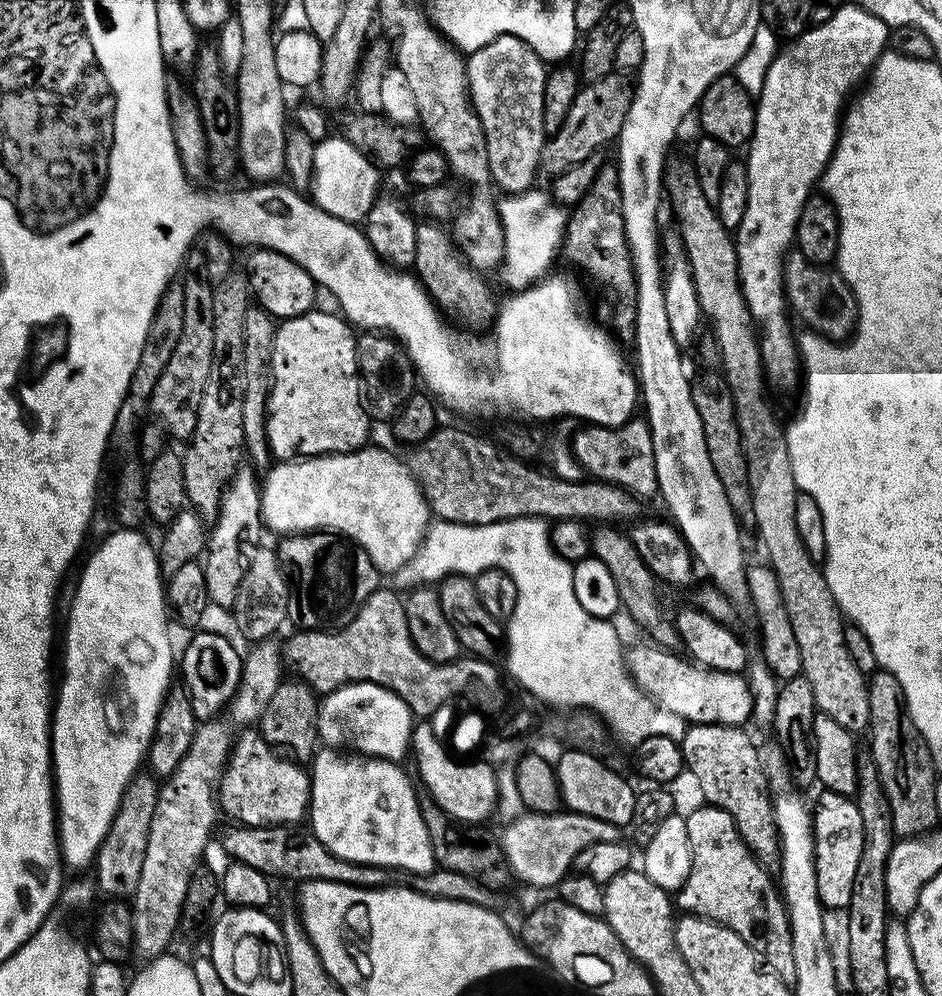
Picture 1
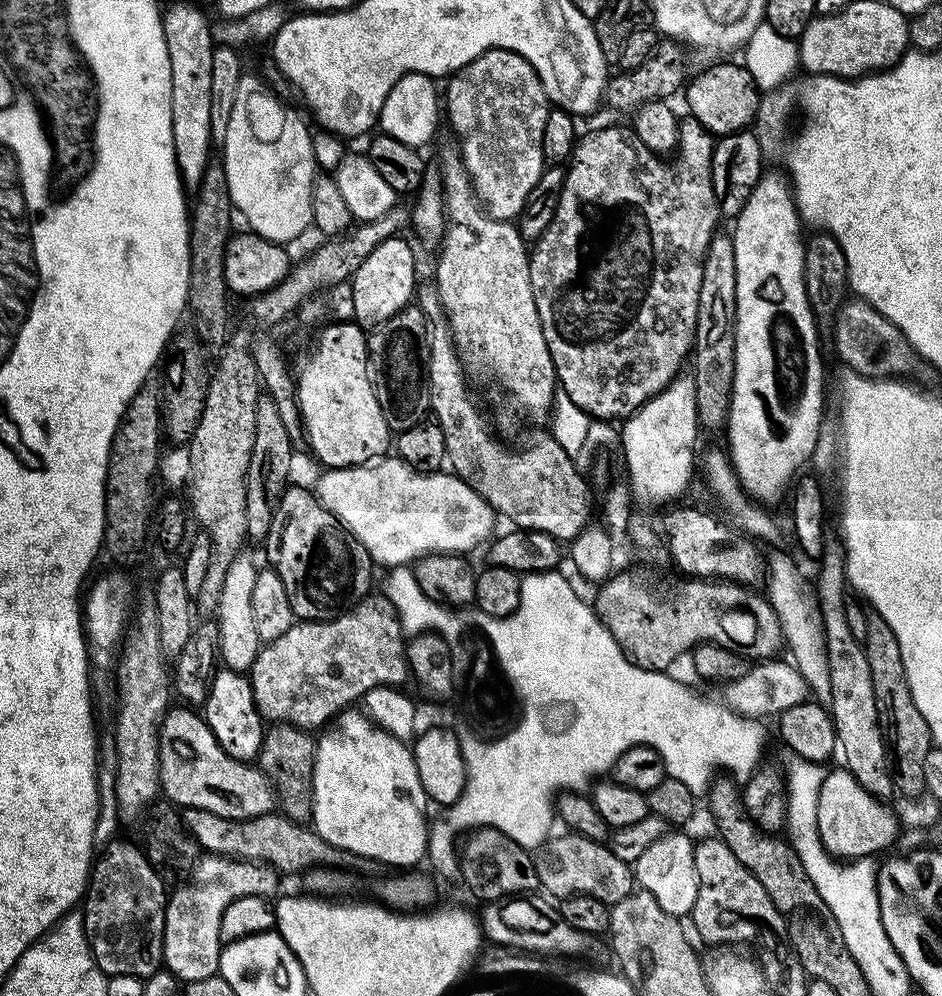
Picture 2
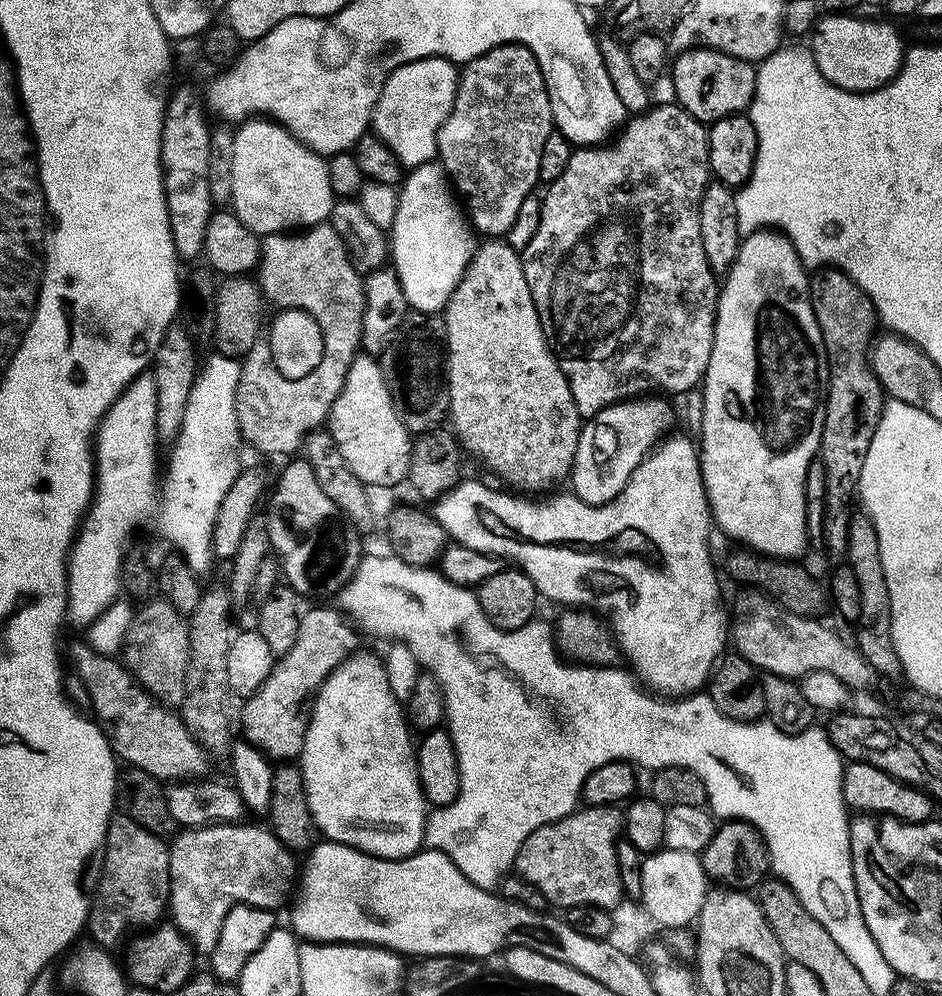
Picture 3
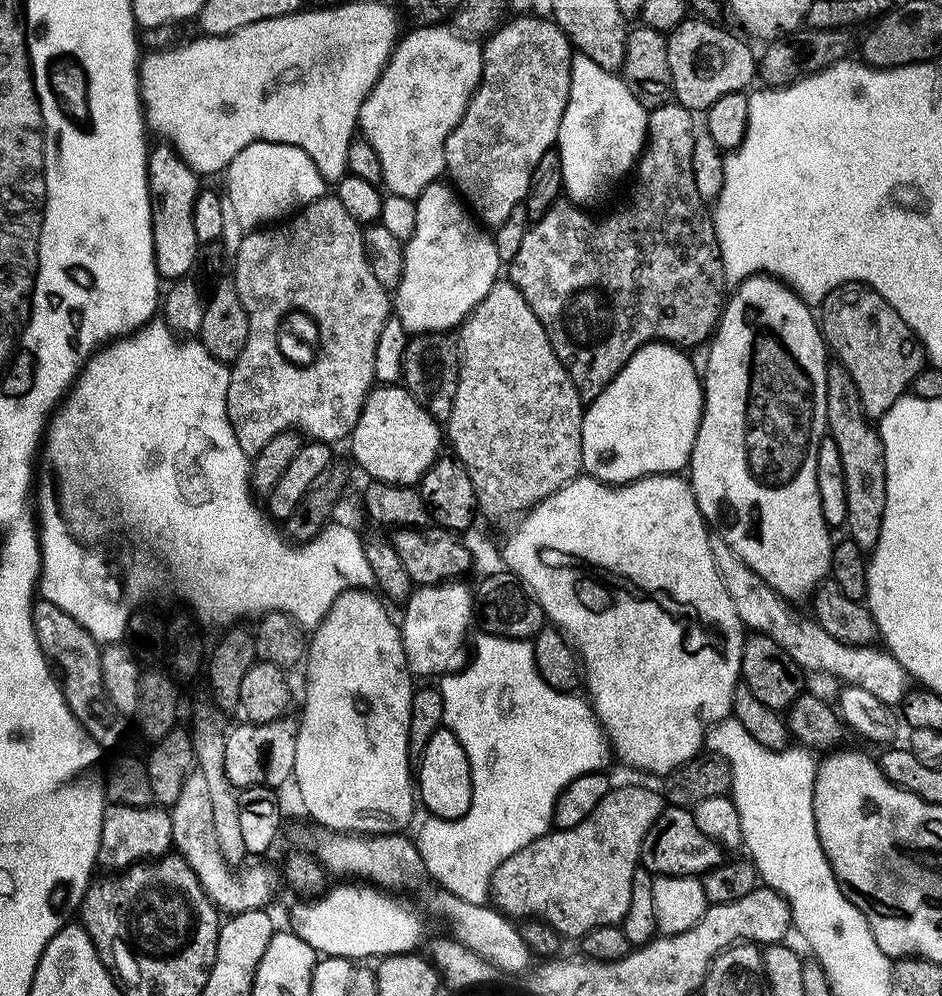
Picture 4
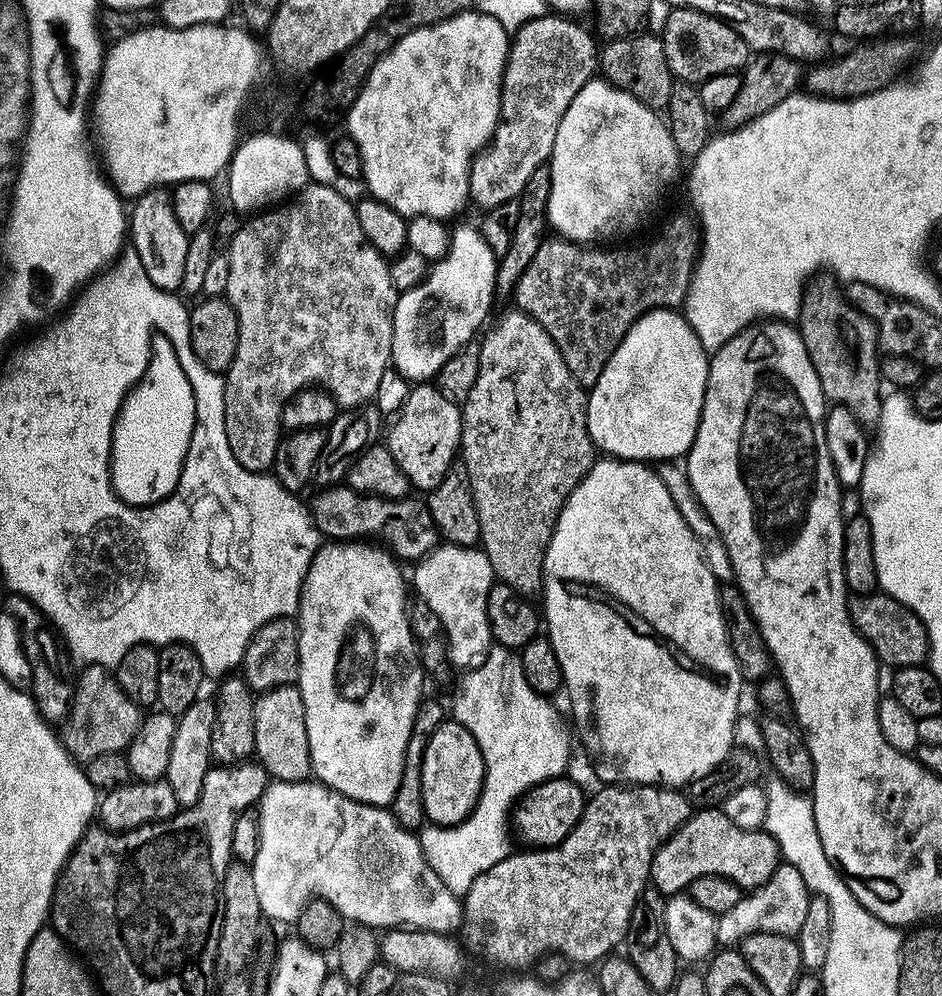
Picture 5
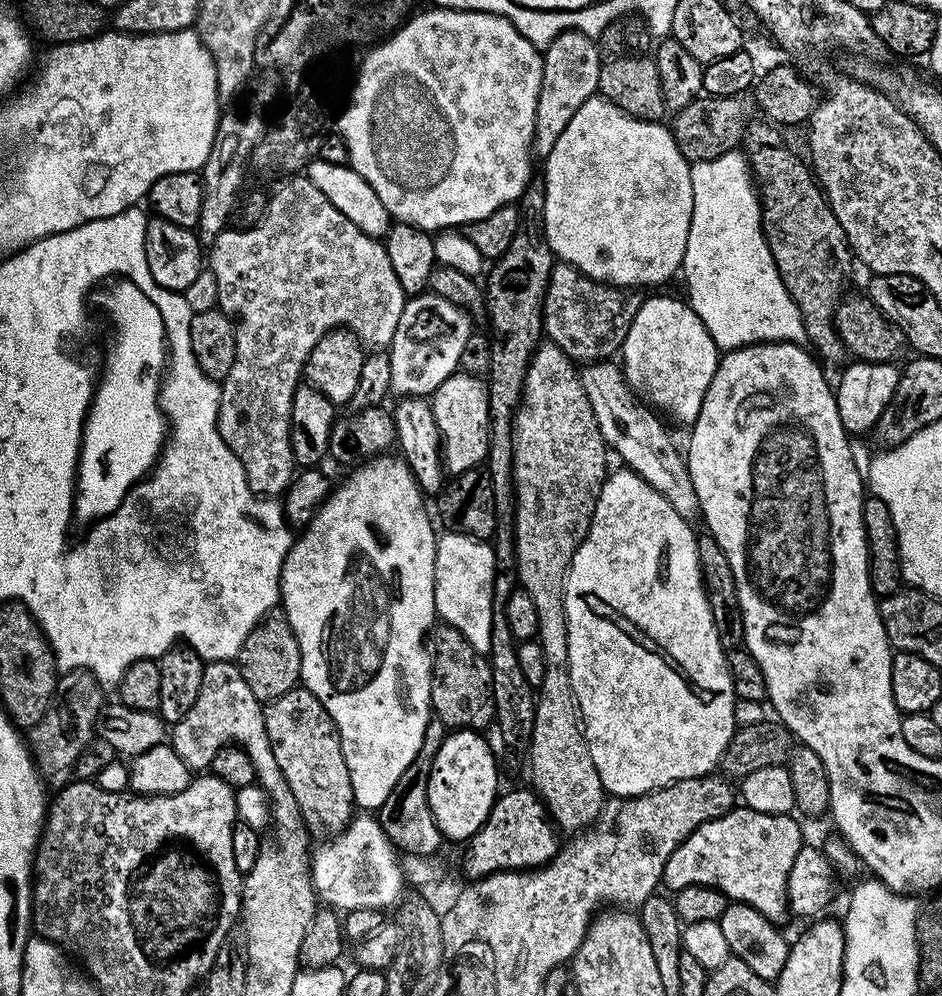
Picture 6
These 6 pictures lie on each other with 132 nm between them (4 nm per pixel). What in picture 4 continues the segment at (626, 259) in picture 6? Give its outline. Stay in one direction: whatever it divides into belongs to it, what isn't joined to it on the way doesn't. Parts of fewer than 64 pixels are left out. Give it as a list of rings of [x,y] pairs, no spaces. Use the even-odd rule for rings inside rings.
[[[573,55],[568,105],[562,114],[560,133],[556,135],[562,162],[563,191],[567,199],[573,204],[592,206],[588,204],[594,203],[599,196],[606,195],[608,187],[615,180],[622,179],[624,175],[627,177],[635,169],[636,161],[640,159],[648,139],[648,113],[649,109],[638,98],[634,98],[619,75],[602,70],[602,66],[598,66],[598,62],[590,62],[590,58]]]

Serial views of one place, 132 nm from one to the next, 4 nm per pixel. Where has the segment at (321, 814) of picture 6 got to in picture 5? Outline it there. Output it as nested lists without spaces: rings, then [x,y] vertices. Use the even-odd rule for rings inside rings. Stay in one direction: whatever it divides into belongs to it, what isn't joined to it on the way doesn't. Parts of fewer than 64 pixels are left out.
[[[287,684],[261,692],[254,700],[255,759],[263,765],[272,780],[307,780],[312,776],[310,738],[306,738],[306,706],[302,706],[302,694],[296,684]]]

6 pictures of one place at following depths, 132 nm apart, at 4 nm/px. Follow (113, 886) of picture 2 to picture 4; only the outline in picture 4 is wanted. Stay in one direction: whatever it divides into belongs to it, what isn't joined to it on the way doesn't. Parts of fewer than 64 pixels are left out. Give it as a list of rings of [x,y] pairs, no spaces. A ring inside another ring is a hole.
[[[109,803],[104,809],[102,818],[102,834],[100,835],[99,867],[104,870],[123,870],[132,865],[157,859],[173,847],[172,843],[172,814],[160,806],[130,806],[129,804]]]

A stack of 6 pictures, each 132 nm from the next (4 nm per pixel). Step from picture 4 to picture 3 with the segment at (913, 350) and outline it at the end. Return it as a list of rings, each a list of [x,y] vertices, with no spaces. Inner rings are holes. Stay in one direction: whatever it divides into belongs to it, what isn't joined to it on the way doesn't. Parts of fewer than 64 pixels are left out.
[[[821,267],[811,273],[808,293],[822,330],[822,342],[828,359],[828,397],[824,403],[824,439],[818,459],[826,474],[826,514],[824,543],[832,556],[847,557],[848,531],[854,515],[852,500],[857,499],[863,463],[870,450],[875,428],[883,416],[886,393],[869,367],[869,349],[878,332],[878,317],[872,299],[843,271]]]

